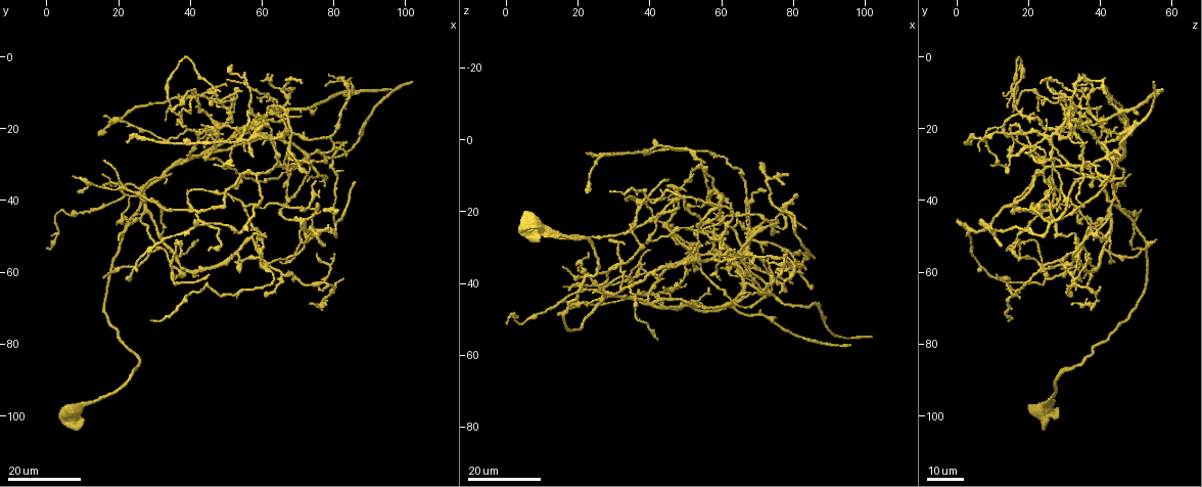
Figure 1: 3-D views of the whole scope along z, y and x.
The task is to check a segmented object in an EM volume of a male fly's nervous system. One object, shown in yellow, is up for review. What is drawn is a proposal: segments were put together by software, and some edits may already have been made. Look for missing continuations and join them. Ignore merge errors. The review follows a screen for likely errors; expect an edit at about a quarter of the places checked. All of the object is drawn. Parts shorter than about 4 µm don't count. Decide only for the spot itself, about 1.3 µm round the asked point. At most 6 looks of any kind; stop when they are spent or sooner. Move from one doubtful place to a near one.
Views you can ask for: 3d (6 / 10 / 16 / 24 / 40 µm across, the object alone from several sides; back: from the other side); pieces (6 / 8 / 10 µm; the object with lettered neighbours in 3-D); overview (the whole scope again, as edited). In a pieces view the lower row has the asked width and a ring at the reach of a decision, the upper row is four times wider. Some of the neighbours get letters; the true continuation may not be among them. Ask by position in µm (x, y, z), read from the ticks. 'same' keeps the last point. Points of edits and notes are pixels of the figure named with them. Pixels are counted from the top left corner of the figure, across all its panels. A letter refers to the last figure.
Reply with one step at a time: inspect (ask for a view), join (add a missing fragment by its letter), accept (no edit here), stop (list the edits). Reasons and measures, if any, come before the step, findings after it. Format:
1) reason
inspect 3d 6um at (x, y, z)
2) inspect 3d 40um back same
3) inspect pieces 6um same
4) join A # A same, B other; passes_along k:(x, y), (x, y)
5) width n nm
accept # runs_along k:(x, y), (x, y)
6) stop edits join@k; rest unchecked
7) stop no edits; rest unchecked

an open end
inspect 3d 24um at (85.5, 35.5, 33.5)

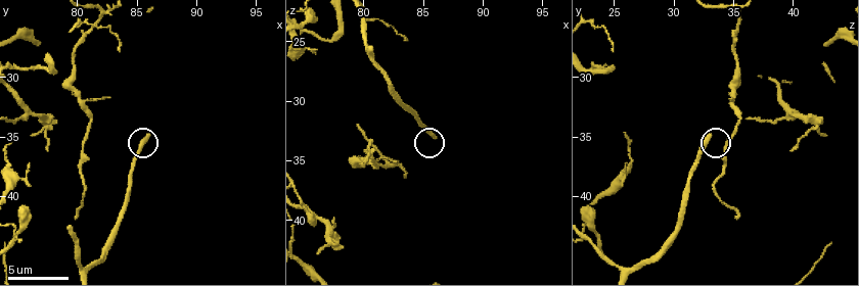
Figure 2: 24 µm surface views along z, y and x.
what lies round it
inspect pieces 6um at (85.8, 34.8, 33.0)

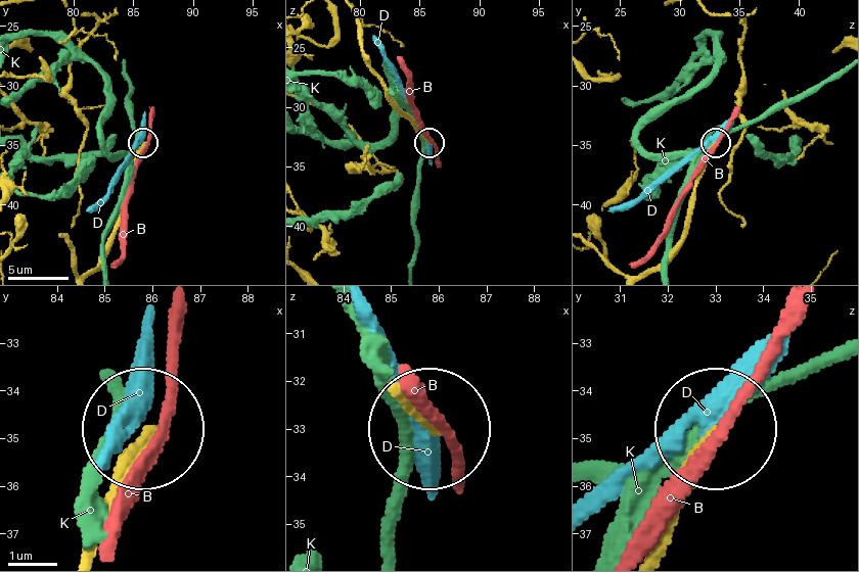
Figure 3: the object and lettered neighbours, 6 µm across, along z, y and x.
accept # B other, D other, K other; runs_along 3:(92, 269), (114, 237), (127, 177), (141, 144); none of them fits

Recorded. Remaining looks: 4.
tapers out
inspect 3d 16um at (87.5, 21.5, 46.0)

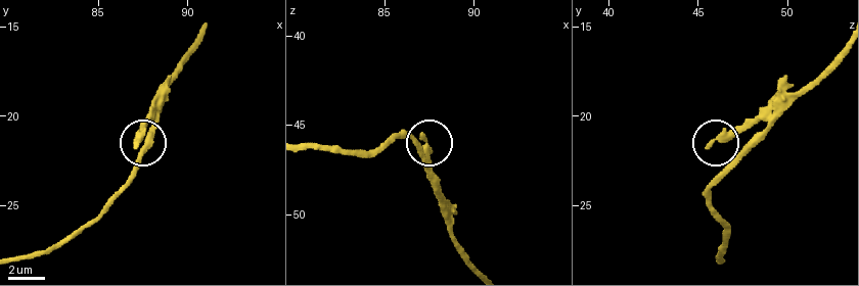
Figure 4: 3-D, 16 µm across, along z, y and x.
inspect pieces 8um at (87.1, 21.6, 45.6)

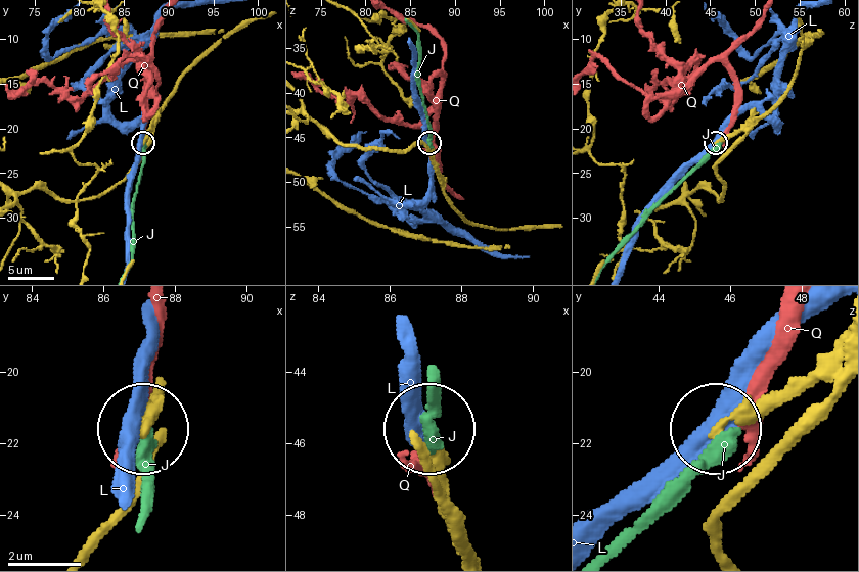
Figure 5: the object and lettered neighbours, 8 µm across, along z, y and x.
accept # J other, L other, Q other; no lettered fragment goes on from it

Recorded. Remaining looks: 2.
tapers out
inspect 3d 16um at (77.0, 65.0, 31.0)

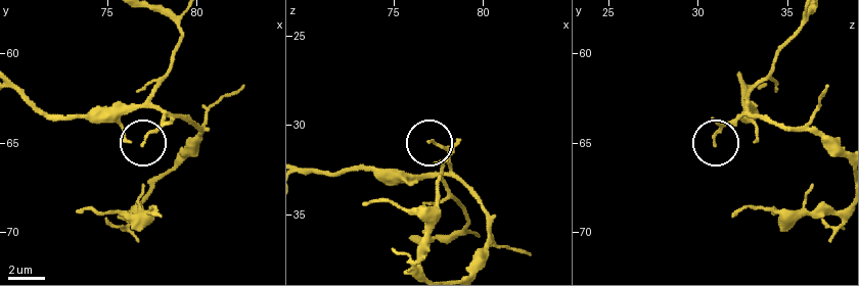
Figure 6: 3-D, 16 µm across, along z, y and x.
see the neighbours
inspect pieces 6um at (76.9, 65.0, 30.9)

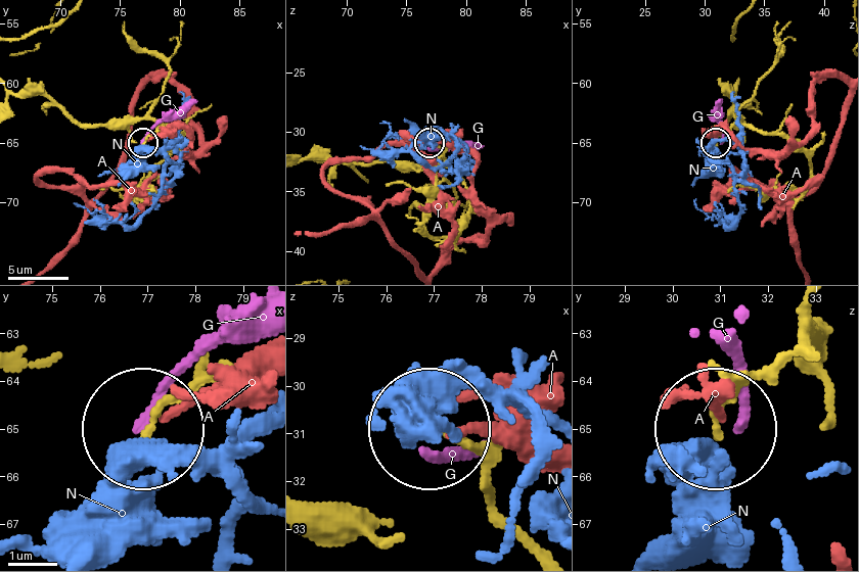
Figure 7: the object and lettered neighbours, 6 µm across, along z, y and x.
accept # A other, G other, N other; none of them fits

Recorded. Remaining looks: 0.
stop no edits; rest unchecked

